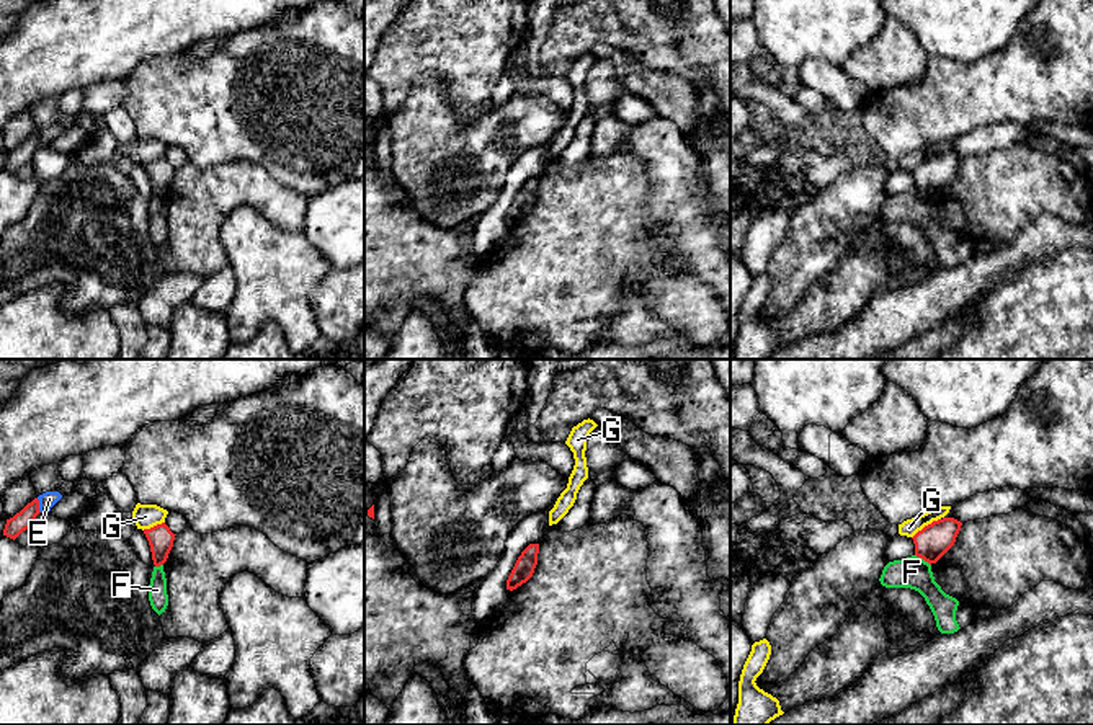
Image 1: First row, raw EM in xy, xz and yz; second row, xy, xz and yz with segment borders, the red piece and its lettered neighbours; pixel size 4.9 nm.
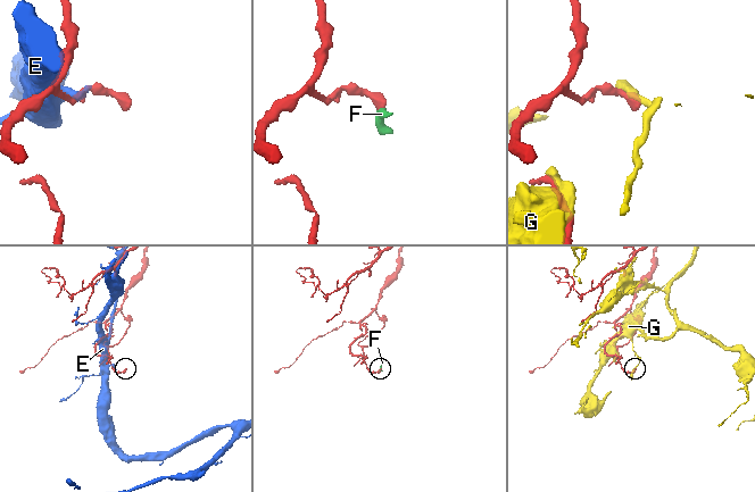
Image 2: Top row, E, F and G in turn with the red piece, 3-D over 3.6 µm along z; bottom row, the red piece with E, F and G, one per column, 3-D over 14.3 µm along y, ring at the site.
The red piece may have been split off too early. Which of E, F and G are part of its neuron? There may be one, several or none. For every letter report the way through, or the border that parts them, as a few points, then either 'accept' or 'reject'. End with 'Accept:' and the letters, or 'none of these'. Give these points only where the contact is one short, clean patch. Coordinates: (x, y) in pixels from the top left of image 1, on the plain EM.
E: reject
F: border yz (915, 188), (930, 200); reject
G: reject
Accept: none of these

